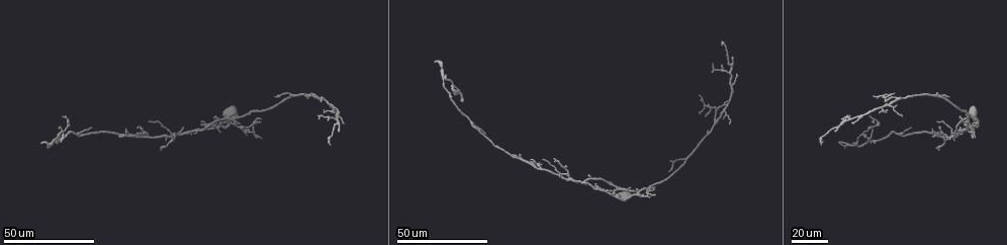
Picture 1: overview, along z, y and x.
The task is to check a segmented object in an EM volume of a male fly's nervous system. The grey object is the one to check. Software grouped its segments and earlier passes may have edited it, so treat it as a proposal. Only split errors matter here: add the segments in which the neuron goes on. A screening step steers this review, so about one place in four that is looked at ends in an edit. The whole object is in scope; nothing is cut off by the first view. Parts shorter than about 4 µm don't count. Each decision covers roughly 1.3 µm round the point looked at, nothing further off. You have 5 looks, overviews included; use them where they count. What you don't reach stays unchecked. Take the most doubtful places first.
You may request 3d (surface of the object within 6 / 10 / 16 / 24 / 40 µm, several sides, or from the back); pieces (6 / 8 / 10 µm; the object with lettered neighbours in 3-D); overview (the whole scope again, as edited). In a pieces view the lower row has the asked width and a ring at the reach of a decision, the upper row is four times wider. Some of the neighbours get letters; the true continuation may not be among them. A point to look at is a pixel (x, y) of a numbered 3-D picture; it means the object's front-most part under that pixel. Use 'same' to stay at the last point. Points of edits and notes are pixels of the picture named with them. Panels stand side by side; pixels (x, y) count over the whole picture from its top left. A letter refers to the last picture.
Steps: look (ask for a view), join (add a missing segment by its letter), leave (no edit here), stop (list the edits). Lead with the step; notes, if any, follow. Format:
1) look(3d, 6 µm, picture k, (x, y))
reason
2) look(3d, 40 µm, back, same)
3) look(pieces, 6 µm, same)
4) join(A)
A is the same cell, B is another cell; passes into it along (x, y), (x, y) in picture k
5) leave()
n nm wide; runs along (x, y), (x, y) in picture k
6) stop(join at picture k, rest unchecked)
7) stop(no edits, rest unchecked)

look(3d, 40 µm, picture 1, (704, 116))

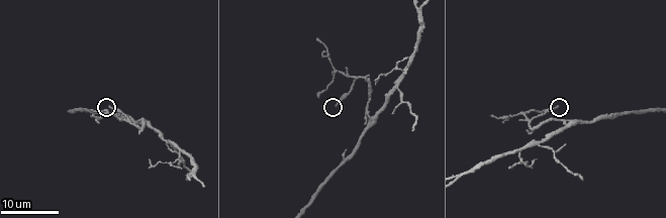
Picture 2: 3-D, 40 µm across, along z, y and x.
look(3d, 6 µm, picture 2, (557, 108))

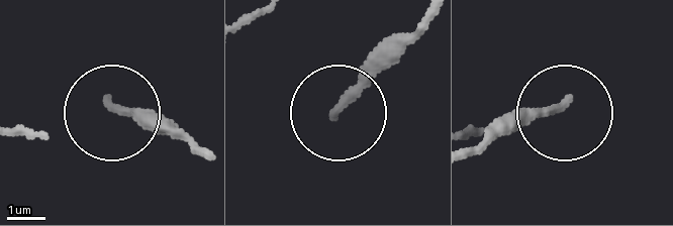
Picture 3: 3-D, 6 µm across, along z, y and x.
look(pieces, 8 µm, picture 3, (109, 102))
what lies round it

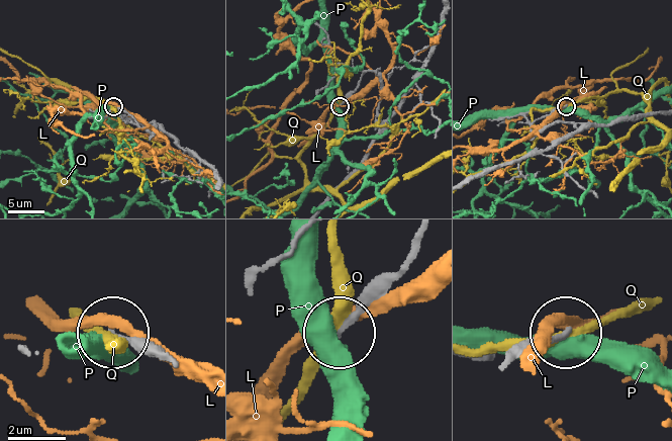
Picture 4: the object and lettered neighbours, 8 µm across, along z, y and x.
leave()
L, P and Q are other cells; runs along (166, 360), (117, 332) in picture 4; none of them fits

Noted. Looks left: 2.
look(3d, 40 µm, picture 1, (436, 61))
free end

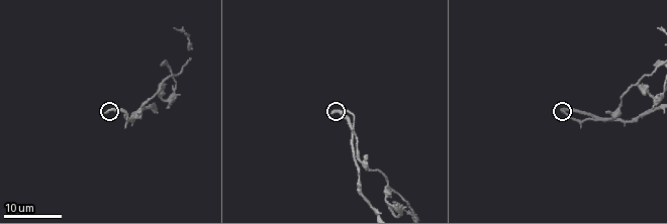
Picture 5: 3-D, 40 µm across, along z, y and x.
look(pieces, 6 µm, picture 5, (108, 111))

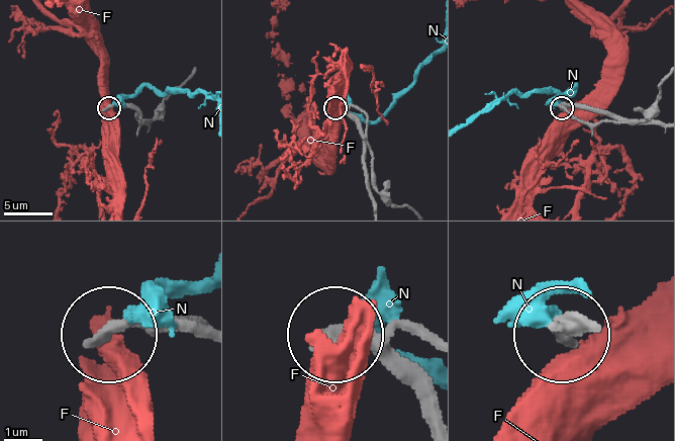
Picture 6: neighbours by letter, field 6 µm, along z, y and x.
leave()
F and N are other cells; no lettered segment goes on from it

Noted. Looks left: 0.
stop(no edits, rest unchecked)

